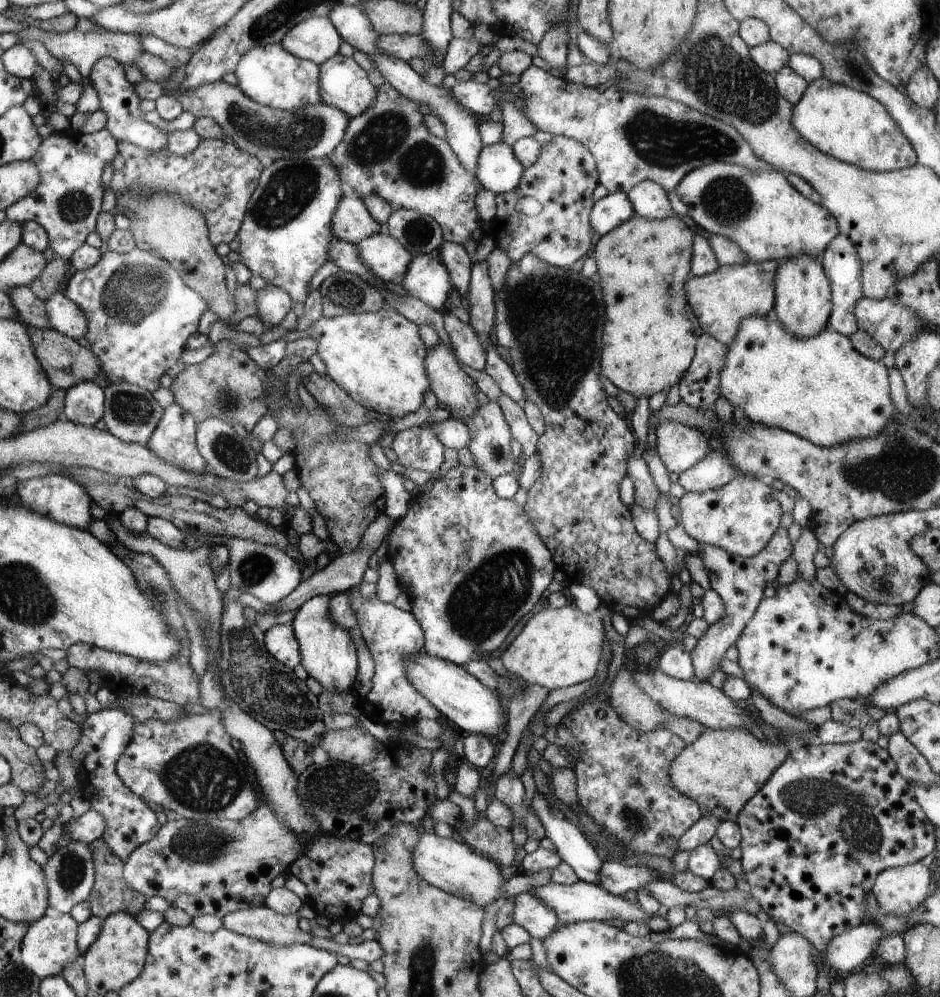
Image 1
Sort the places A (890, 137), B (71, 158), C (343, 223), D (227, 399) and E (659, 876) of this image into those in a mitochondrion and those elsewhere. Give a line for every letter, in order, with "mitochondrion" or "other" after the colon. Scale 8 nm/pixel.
A: mitochondrion
B: other
C: other
D: mitochondrion
E: other

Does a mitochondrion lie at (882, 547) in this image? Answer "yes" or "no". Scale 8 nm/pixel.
no

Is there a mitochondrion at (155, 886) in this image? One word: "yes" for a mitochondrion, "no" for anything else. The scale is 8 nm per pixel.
no

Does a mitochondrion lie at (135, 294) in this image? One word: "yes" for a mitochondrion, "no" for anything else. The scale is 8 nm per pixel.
yes

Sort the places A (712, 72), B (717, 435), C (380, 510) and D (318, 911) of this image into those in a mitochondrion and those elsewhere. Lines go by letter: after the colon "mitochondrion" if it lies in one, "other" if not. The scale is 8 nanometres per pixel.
A: mitochondrion
B: other
C: other
D: other

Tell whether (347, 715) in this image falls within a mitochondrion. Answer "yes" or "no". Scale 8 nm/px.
no

